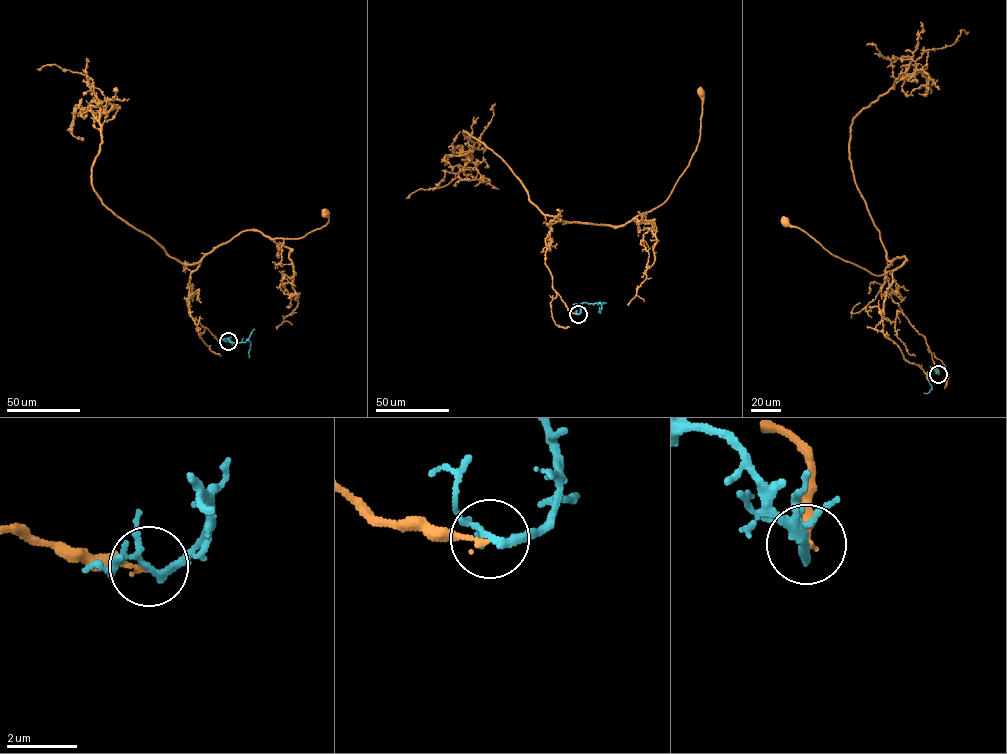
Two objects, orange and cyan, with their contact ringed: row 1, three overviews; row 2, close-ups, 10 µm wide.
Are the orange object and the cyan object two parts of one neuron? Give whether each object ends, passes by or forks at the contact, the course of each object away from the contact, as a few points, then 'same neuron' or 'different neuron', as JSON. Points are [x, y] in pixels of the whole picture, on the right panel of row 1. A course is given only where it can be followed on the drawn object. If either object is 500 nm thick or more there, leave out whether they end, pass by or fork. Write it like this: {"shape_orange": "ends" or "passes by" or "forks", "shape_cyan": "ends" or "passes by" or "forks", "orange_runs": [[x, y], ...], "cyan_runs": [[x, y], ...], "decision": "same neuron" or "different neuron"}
{"shape_orange": "ends", "shape_cyan": "forks", "orange_runs": [[938, 374], [923, 336], [891, 297], [885, 268], [905, 256], [904, 263], [878, 276], [784, 222]], "cyan_runs": [[938, 374], [934, 369], [927, 372], [932, 389], [923, 393]], "decision": "different neuron"}

